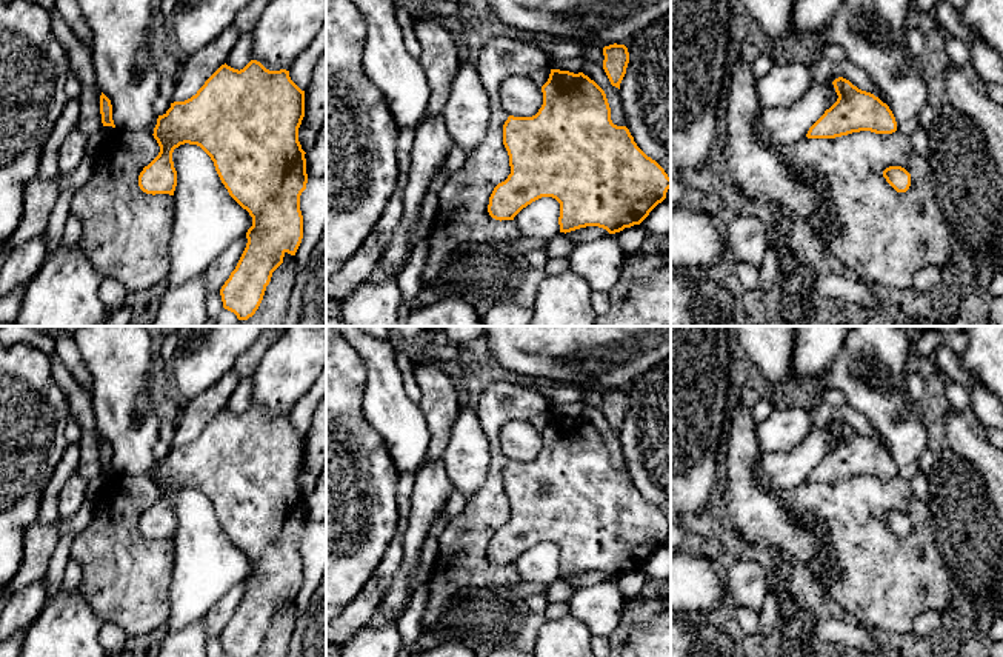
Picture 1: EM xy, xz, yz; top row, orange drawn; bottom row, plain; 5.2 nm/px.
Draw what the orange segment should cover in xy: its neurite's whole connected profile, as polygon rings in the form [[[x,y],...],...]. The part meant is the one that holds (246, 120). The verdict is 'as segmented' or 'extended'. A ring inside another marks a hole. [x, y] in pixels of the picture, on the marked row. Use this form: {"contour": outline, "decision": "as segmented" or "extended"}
{"contour": [[[251,60],[240,71],[225,63],[195,95],[171,103],[171,108],[158,115],[152,135],[160,152],[138,175],[143,192],[174,195],[177,171],[172,152],[185,143],[197,145],[214,162],[229,195],[249,212],[252,226],[246,232],[246,248],[220,289],[223,308],[238,320],[255,314],[272,272],[283,263],[286,252],[295,255],[303,238],[300,195],[308,183],[306,152],[298,142],[303,117],[305,91],[291,80],[289,71],[269,71],[257,60]]], "decision": "as segmented"}

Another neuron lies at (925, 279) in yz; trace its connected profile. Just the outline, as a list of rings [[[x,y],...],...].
[[[925,266],[914,275],[912,289],[918,294],[932,291],[940,280],[940,269],[937,266]]]

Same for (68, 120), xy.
[[[68,100],[48,142],[43,146],[43,152],[38,165],[38,178],[51,180],[60,175],[58,169],[58,149],[65,138],[78,128],[80,114],[78,100]]]

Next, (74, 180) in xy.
[[[85,154],[78,166],[68,175],[58,175],[60,194],[69,189],[80,189],[92,175],[97,155]]]

